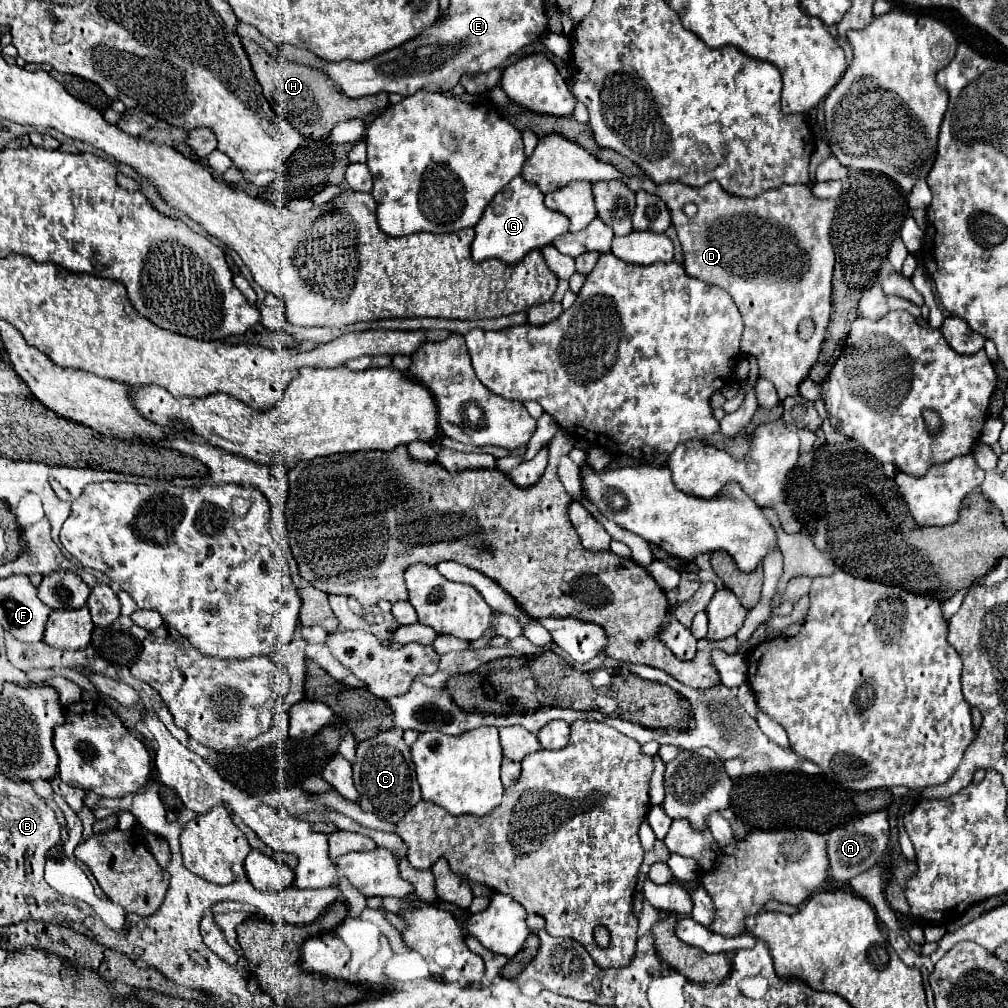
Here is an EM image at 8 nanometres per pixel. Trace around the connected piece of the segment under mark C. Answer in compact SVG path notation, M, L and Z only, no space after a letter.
M390 728L370 740L360 742L354 760L354 780L360 792L360 806L386 822L400 822L404 814L422 800L410 748L402 740L402 732L404 730L400 728Z

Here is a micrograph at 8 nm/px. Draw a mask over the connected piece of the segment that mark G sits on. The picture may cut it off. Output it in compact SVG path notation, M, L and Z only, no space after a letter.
M516 176L504 190L500 190L486 206L482 218L474 226L476 238L472 242L472 258L482 262L486 258L500 258L502 262L520 262L530 250L552 244L558 236L568 232L568 218L544 206L540 188L522 176Z

